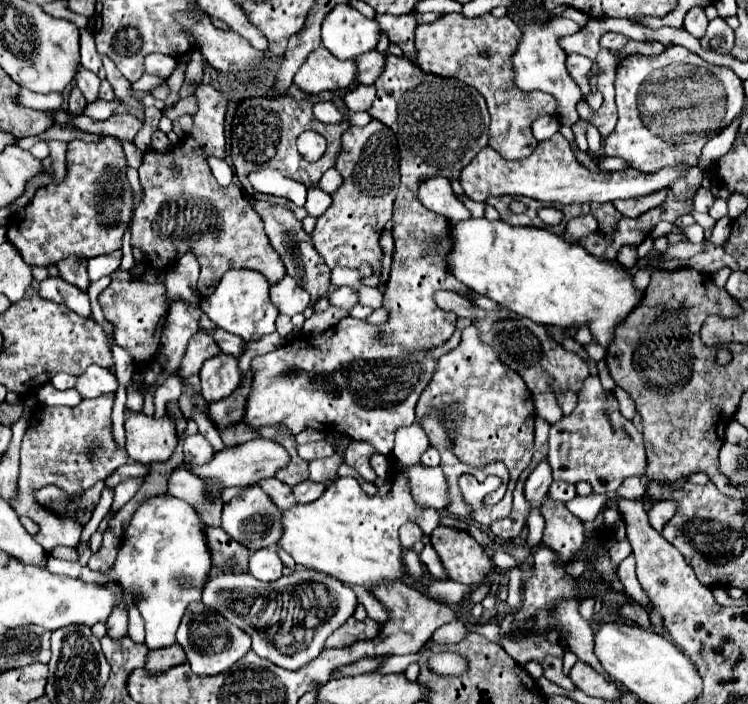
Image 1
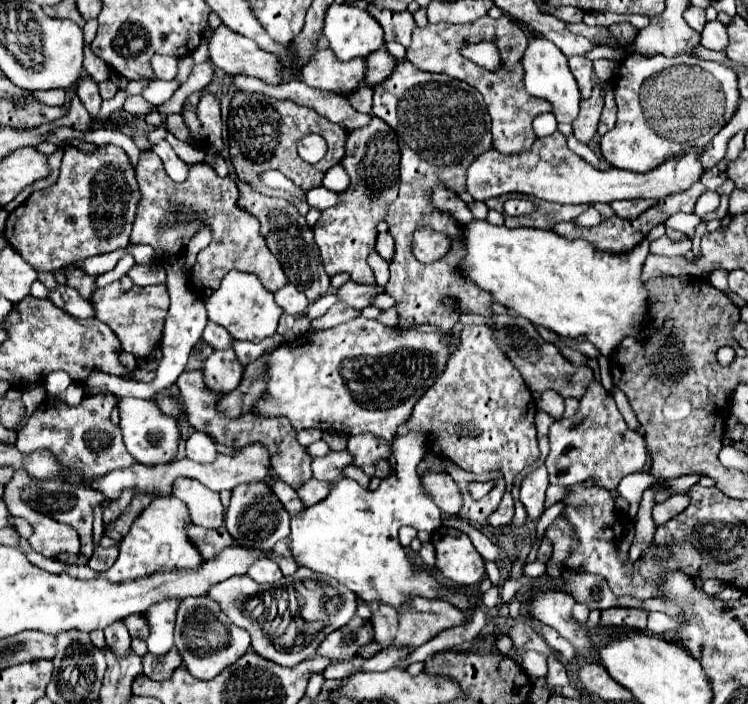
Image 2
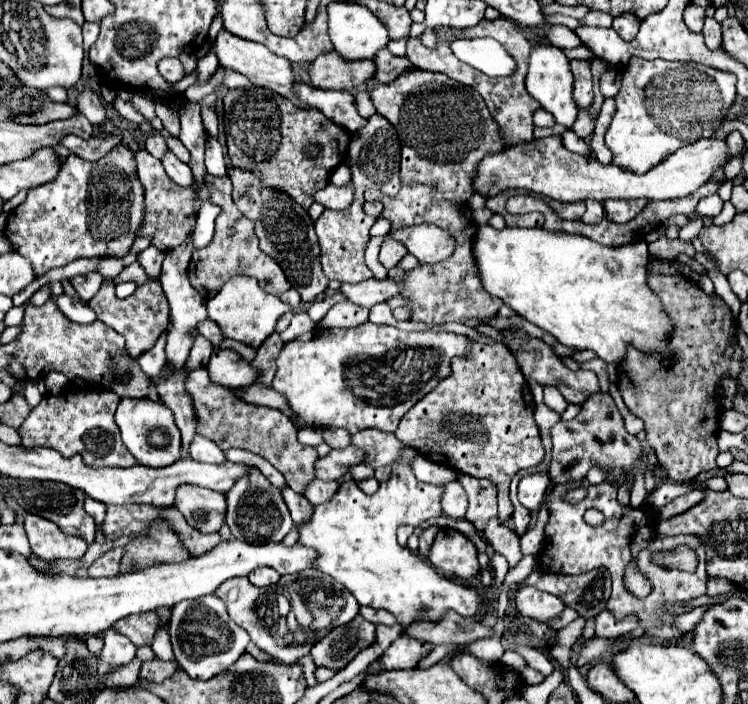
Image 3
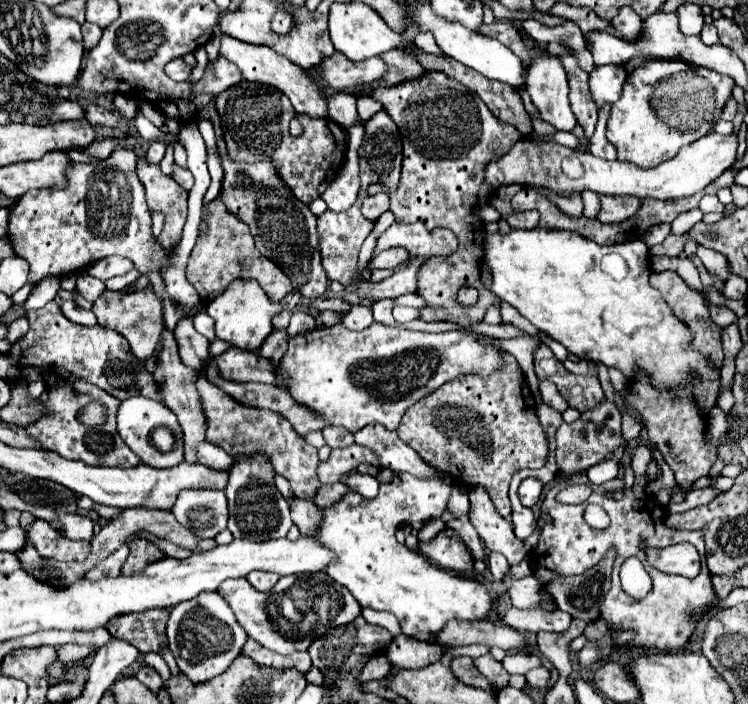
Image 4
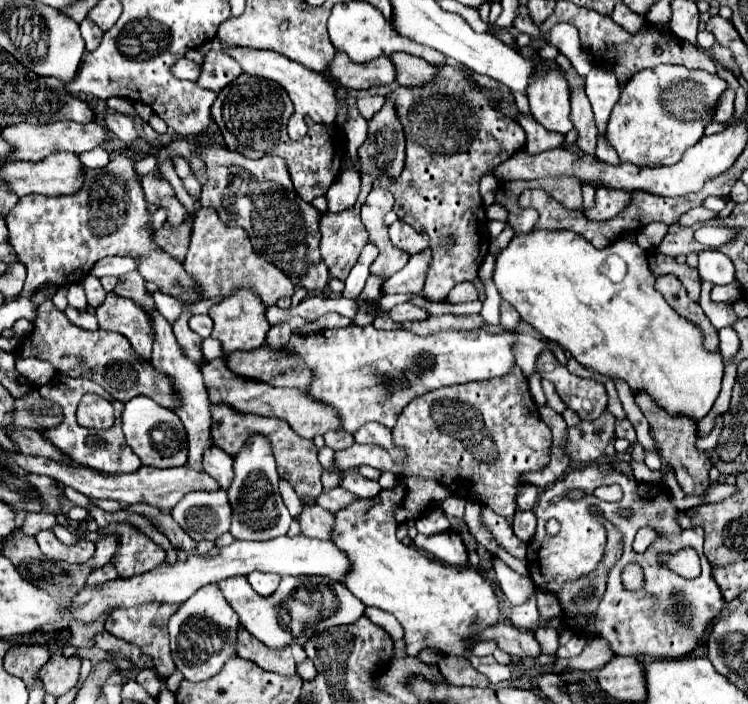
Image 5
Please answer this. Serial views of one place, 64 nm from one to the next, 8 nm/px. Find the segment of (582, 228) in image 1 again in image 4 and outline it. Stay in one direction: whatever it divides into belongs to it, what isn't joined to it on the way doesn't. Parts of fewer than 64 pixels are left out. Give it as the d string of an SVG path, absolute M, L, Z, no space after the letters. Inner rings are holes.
M584 192L582 200L584 200L584 216L590 218L590 220L596 220L598 210L600 210L600 198L598 198L598 194Z

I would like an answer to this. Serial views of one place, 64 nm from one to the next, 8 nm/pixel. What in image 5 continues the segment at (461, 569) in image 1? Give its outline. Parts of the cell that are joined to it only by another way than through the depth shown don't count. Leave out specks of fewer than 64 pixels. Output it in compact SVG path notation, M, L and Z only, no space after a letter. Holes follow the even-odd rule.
M446 530L434 536L418 534L414 538L416 548L432 554L436 560L448 566L466 566L468 564L468 550L458 532Z

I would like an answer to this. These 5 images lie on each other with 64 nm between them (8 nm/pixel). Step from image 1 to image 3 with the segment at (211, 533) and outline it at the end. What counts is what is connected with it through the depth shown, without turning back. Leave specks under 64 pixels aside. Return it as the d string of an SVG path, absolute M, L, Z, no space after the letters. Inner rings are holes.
M166 512L168 514L168 520L170 524L174 524L176 532L180 534L180 540L184 546L188 546L188 550L194 554L194 556L200 556L204 552L210 552L212 548L216 548L216 544L220 544L220 534L214 532L214 534L204 534L204 532L196 532L196 528L192 528L184 518L178 518L176 520L176 512Z

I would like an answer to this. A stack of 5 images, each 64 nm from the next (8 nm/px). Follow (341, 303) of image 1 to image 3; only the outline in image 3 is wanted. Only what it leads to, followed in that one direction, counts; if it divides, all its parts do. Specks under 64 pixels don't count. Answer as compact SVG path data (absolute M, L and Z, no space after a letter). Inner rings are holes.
M386 278L386 280L364 280L358 284L342 284L340 292L344 294L344 298L348 298L350 302L362 306L362 308L372 308L378 302L384 302L392 296L398 294L398 286Z

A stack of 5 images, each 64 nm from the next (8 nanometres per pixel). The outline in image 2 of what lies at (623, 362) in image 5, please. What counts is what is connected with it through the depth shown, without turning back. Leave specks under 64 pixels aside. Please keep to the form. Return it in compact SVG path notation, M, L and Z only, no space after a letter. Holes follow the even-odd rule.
M472 220L464 224L464 258L460 264L460 274L474 282L478 288L490 292L494 300L518 316L528 318L536 326L546 326L560 336L576 338L584 334L600 354L610 356L624 336L636 336L644 320L648 290L640 280L642 264L648 256L648 240L644 238L628 254L604 254L594 252L586 240L566 240L552 230L538 228L506 228L494 226L488 220Z

